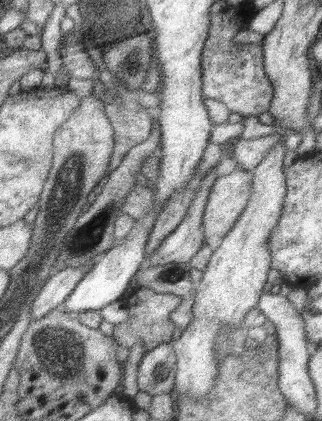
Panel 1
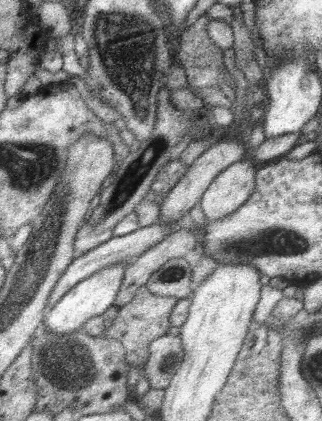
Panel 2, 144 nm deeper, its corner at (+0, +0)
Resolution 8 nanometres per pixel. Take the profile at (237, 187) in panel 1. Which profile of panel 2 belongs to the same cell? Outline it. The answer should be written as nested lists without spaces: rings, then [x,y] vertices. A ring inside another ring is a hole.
[[[243,158],[217,174],[199,202],[207,222],[223,220],[235,214],[247,202],[255,190],[257,168],[259,166],[253,160]]]

